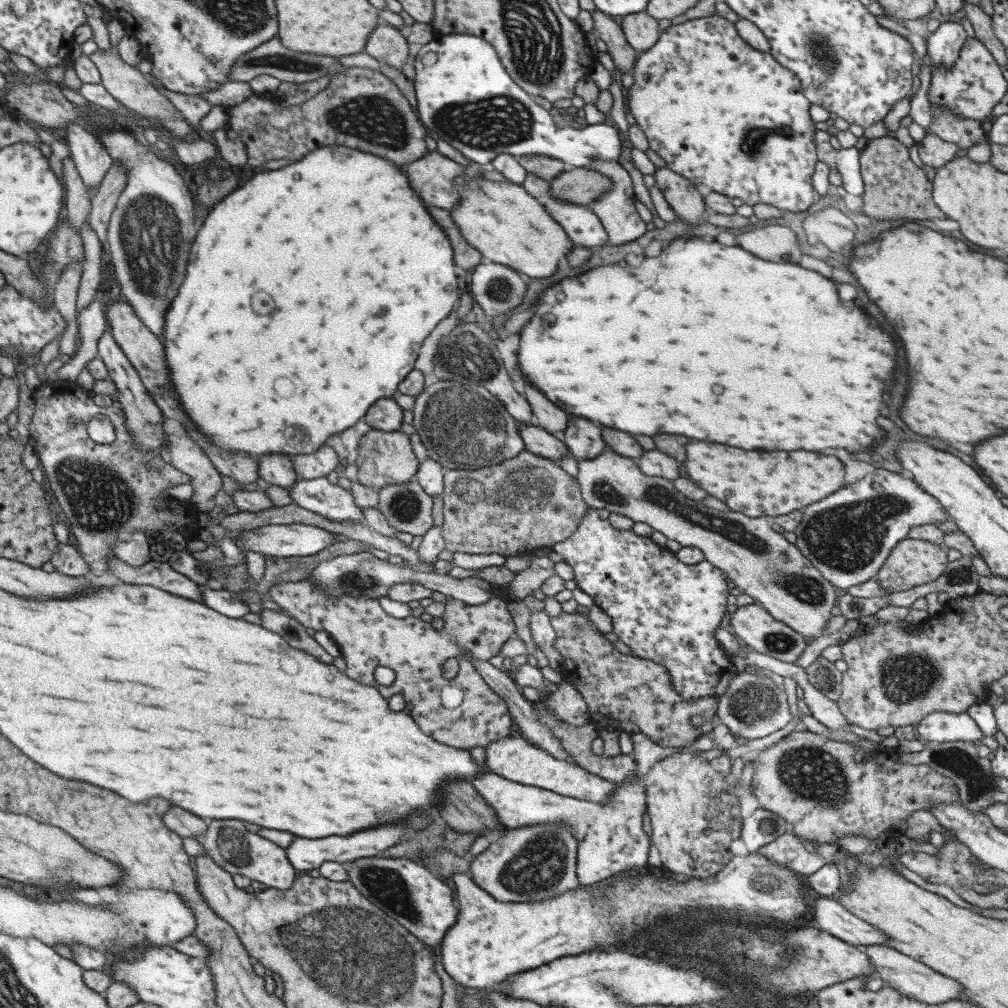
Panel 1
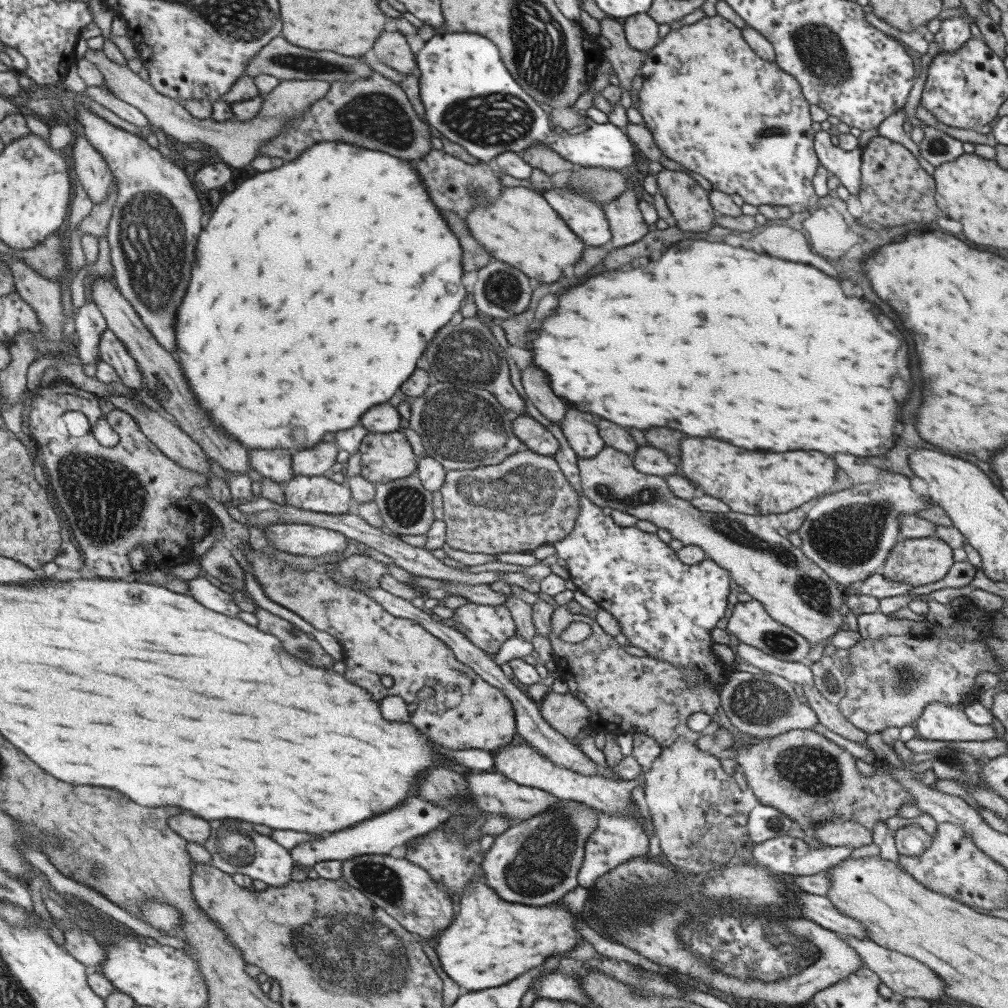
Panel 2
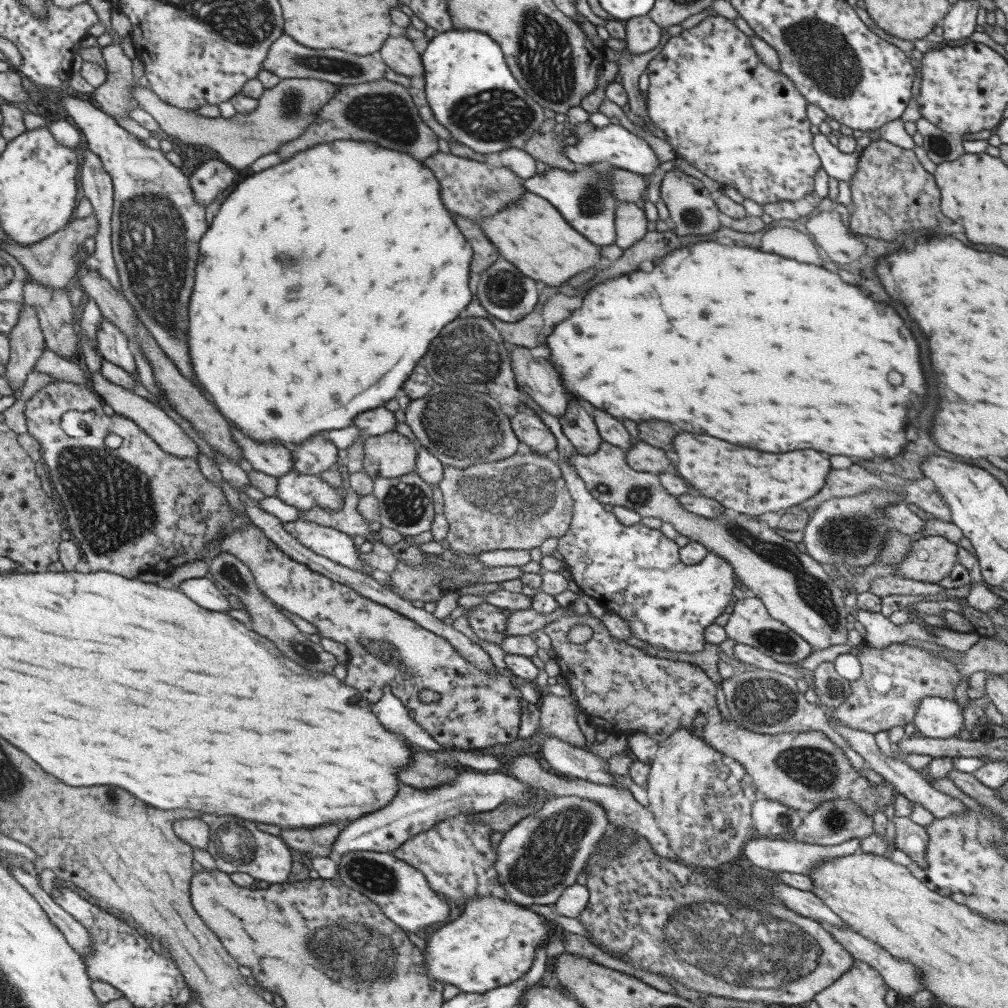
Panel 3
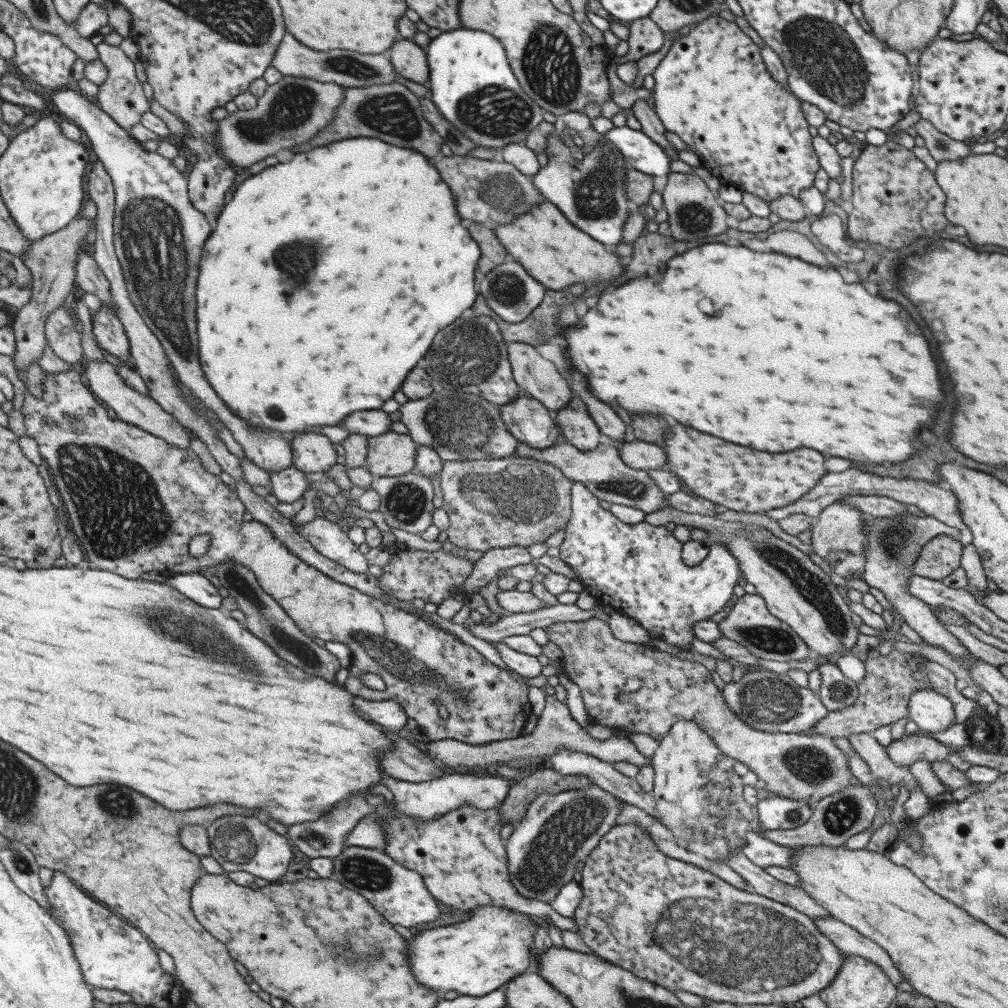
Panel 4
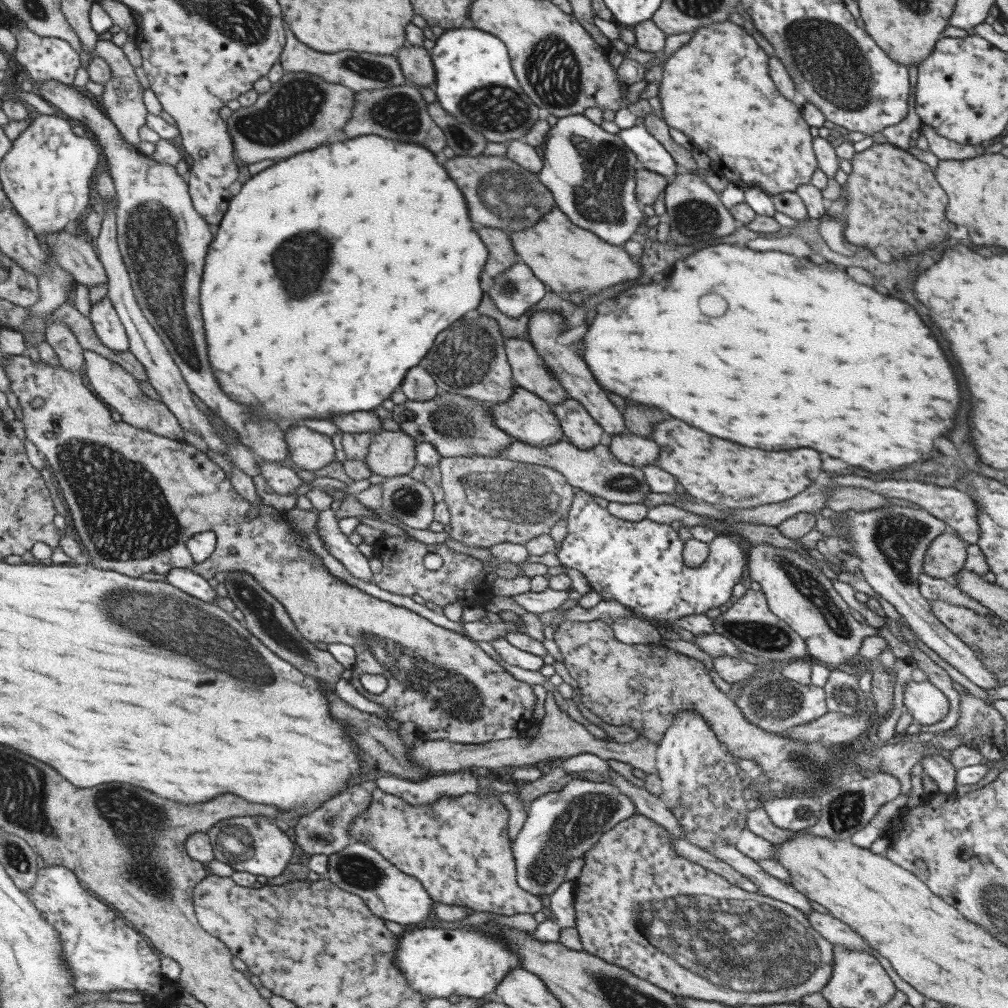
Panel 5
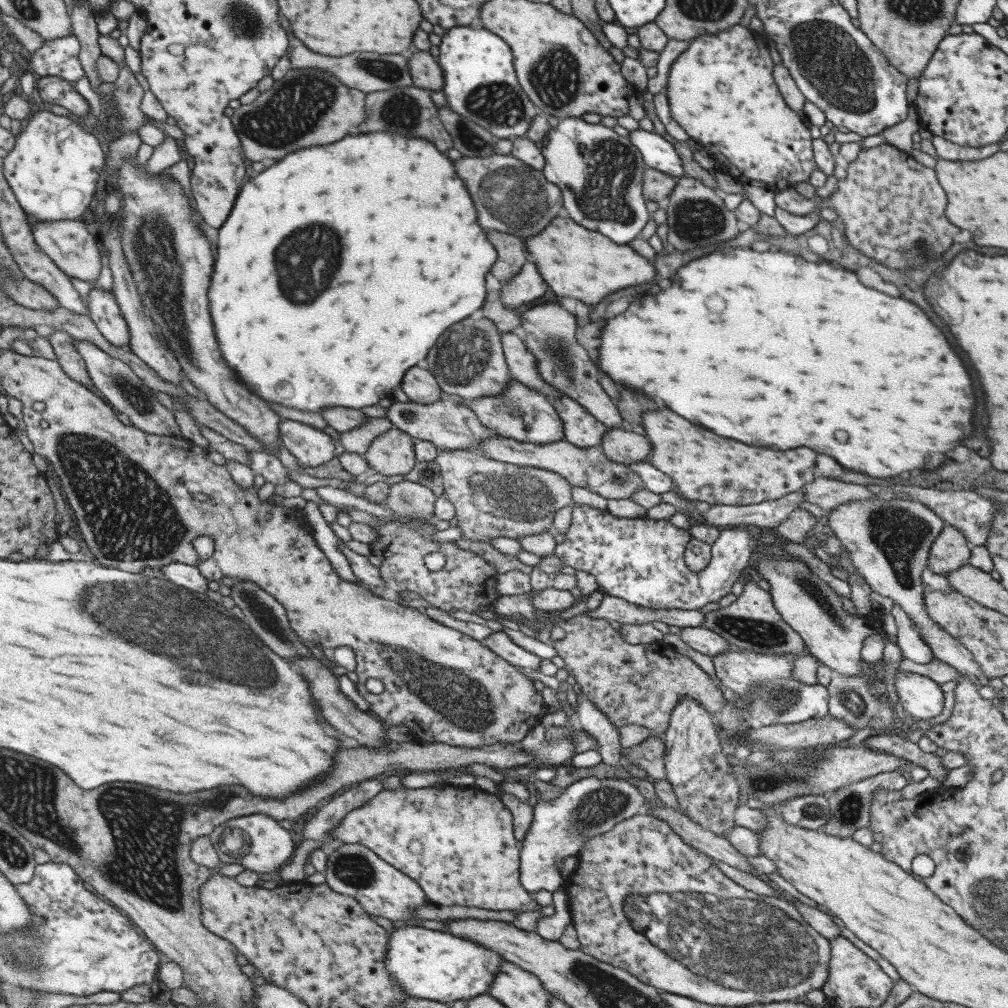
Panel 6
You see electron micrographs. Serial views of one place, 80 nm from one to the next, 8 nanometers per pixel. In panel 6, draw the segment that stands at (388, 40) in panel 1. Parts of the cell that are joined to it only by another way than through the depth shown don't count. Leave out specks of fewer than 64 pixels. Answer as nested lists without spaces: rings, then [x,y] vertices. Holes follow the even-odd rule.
[[[418,50],[407,58],[412,86],[428,91],[438,91],[444,86],[441,67],[428,51]]]

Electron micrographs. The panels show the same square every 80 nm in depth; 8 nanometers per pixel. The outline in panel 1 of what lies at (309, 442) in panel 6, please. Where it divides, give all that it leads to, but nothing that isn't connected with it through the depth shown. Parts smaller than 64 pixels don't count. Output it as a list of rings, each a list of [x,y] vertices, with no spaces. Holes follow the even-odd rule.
[[[323,445],[311,454],[293,456],[295,470],[302,479],[315,479],[329,476],[339,466],[341,457],[331,446]]]

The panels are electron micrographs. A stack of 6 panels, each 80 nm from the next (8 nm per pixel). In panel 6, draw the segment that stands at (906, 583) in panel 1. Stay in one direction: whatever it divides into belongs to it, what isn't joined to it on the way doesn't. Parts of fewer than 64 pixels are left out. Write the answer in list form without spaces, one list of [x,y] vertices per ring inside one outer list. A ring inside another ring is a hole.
[[[945,525],[931,543],[926,568],[945,576],[945,573],[968,564],[969,551],[970,544],[963,533],[954,526]]]

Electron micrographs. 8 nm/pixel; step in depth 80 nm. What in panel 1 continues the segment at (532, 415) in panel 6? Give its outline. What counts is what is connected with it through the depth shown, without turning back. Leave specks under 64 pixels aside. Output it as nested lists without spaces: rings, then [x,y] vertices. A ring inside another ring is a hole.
[[[525,423],[517,425],[525,451],[555,462],[565,455],[571,455],[559,435],[551,434],[539,426]]]

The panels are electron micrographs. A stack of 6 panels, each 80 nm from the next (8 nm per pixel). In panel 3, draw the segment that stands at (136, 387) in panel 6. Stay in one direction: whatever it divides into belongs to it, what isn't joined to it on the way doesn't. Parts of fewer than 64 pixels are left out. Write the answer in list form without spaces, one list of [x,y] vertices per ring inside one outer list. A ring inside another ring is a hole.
[[[100,368],[91,375],[91,382],[93,382],[92,387],[102,398],[103,401],[110,405],[114,412],[121,414],[133,420],[133,422],[138,423],[140,427],[147,434],[151,435],[167,452],[173,453],[175,456],[181,458],[193,457],[197,458],[199,456],[199,446],[197,442],[187,436],[187,432],[163,410],[163,407],[158,406],[158,404],[149,402],[147,398],[143,396],[137,396],[133,392],[129,392],[125,387],[119,386],[118,384],[113,384],[113,382],[107,380],[103,375],[103,371]]]

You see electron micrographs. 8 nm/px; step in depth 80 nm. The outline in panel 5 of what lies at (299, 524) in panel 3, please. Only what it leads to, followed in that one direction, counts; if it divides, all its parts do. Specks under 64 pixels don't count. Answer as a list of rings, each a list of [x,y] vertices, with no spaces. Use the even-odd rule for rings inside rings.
[[[334,505],[317,513],[316,528],[324,542],[324,548],[345,566],[351,576],[369,581],[374,575],[367,565],[368,558],[347,541],[347,535],[340,529],[340,520],[335,511]]]

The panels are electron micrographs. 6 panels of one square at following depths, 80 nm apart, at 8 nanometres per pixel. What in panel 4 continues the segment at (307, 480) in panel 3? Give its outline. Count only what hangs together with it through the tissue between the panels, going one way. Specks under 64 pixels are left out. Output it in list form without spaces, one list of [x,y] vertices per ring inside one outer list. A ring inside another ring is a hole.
[[[291,466],[281,472],[270,472],[271,494],[274,494],[279,501],[292,503],[305,494],[309,488],[309,482],[305,474],[297,467]]]

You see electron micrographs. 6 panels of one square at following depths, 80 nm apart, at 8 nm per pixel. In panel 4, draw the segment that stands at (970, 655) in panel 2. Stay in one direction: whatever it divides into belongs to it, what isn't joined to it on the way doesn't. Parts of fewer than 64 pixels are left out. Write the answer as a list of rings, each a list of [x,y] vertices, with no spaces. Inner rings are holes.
[[[892,648],[889,654],[883,656],[882,654],[879,654],[876,649],[870,650],[861,659],[864,664],[864,676],[863,679],[859,680],[859,683],[856,684],[857,698],[853,701],[853,705],[845,709],[826,712],[826,716],[821,718],[815,726],[807,730],[805,733],[822,734],[825,737],[829,737],[831,740],[837,738],[847,739],[850,734],[860,735],[871,733],[876,728],[891,725],[901,718],[905,718],[909,721],[907,704],[909,704],[909,696],[913,696],[915,690],[933,690],[933,692],[935,692],[931,684],[928,682],[926,674],[917,669],[917,664],[921,662],[921,658],[913,657],[913,654],[903,653]],[[917,670],[919,673],[925,675],[921,680],[915,680],[912,678],[912,673]]]

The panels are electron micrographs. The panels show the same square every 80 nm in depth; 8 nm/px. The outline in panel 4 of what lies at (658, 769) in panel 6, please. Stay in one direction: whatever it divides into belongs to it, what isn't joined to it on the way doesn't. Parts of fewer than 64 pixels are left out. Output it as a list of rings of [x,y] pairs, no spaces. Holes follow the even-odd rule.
[[[545,696],[545,706],[541,715],[528,735],[519,734],[511,740],[494,741],[483,746],[469,746],[450,739],[429,741],[423,746],[423,754],[431,760],[437,761],[440,766],[448,771],[458,766],[480,766],[488,767],[491,764],[504,764],[503,762],[515,762],[515,760],[527,760],[535,756],[550,756],[559,749],[589,754],[606,763],[614,763],[623,760],[635,766],[650,765],[650,758],[639,754],[635,746],[627,738],[609,737],[607,740],[599,741],[583,731],[579,724],[571,718],[567,706],[555,700],[554,696]]]

